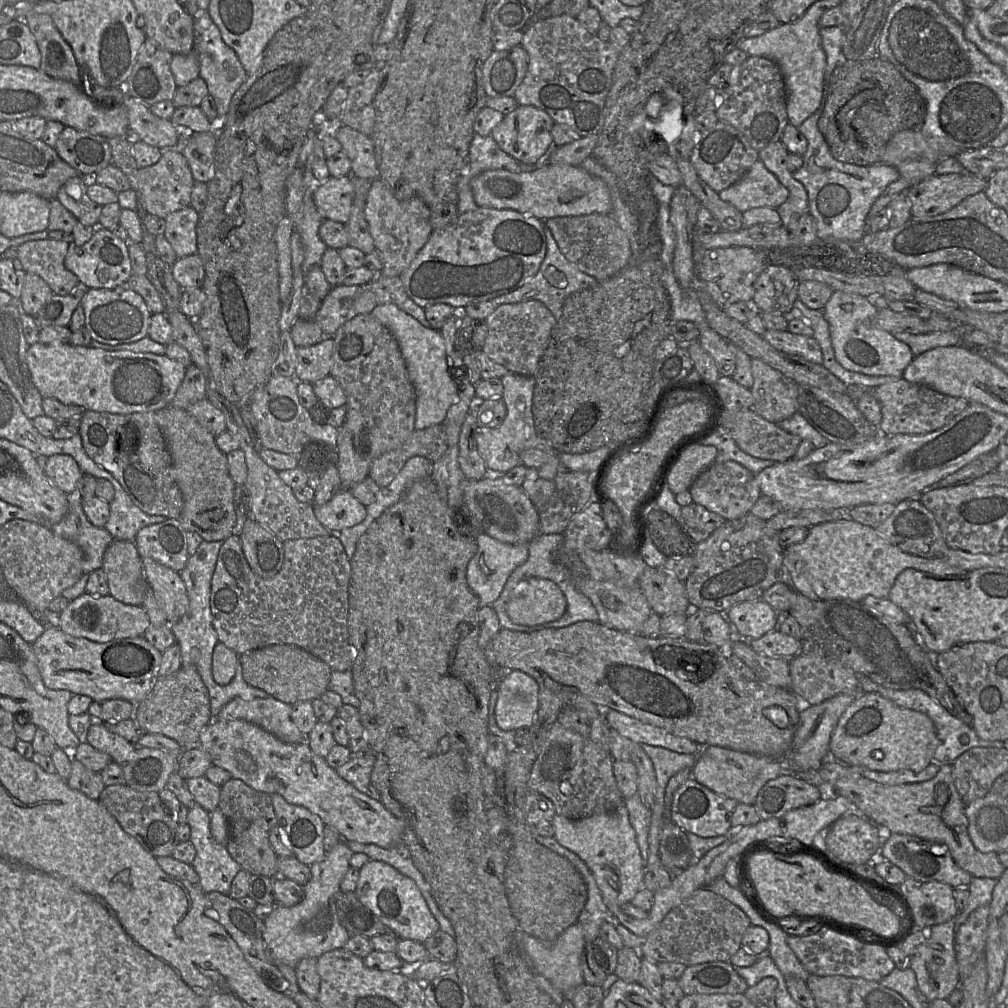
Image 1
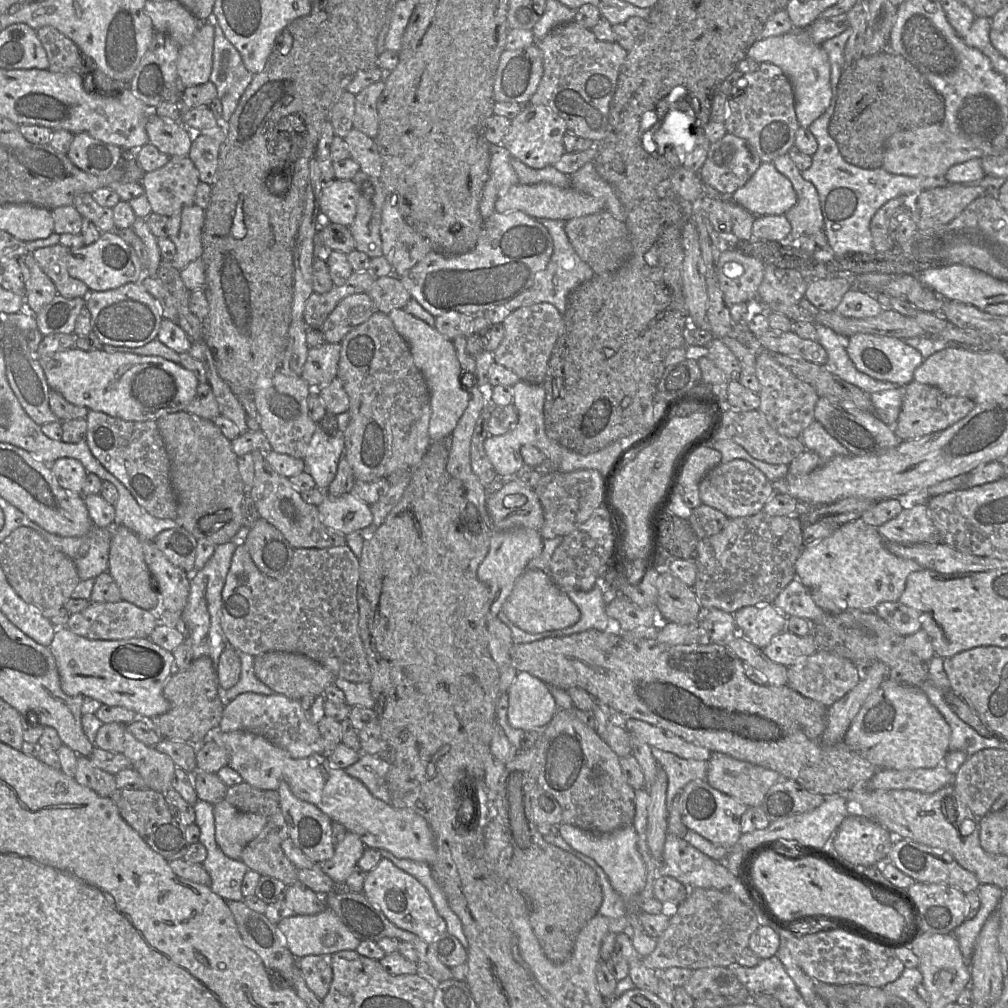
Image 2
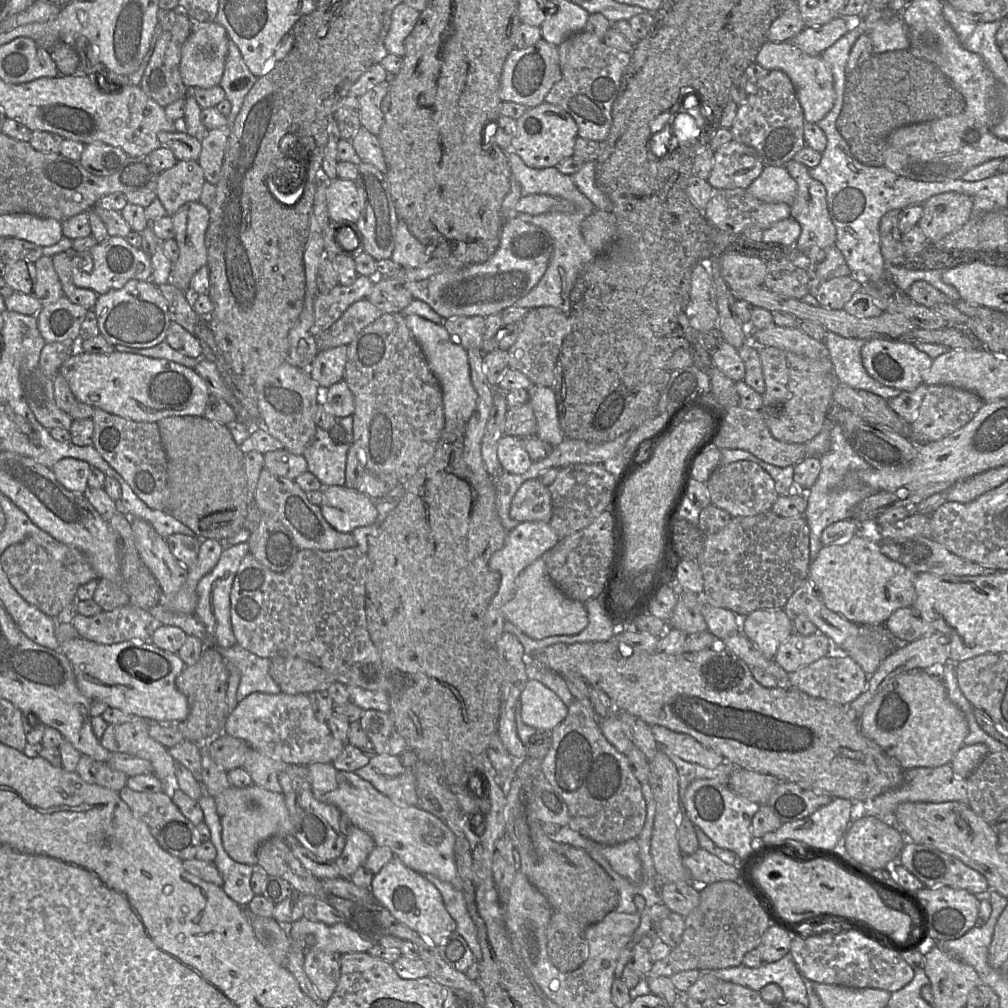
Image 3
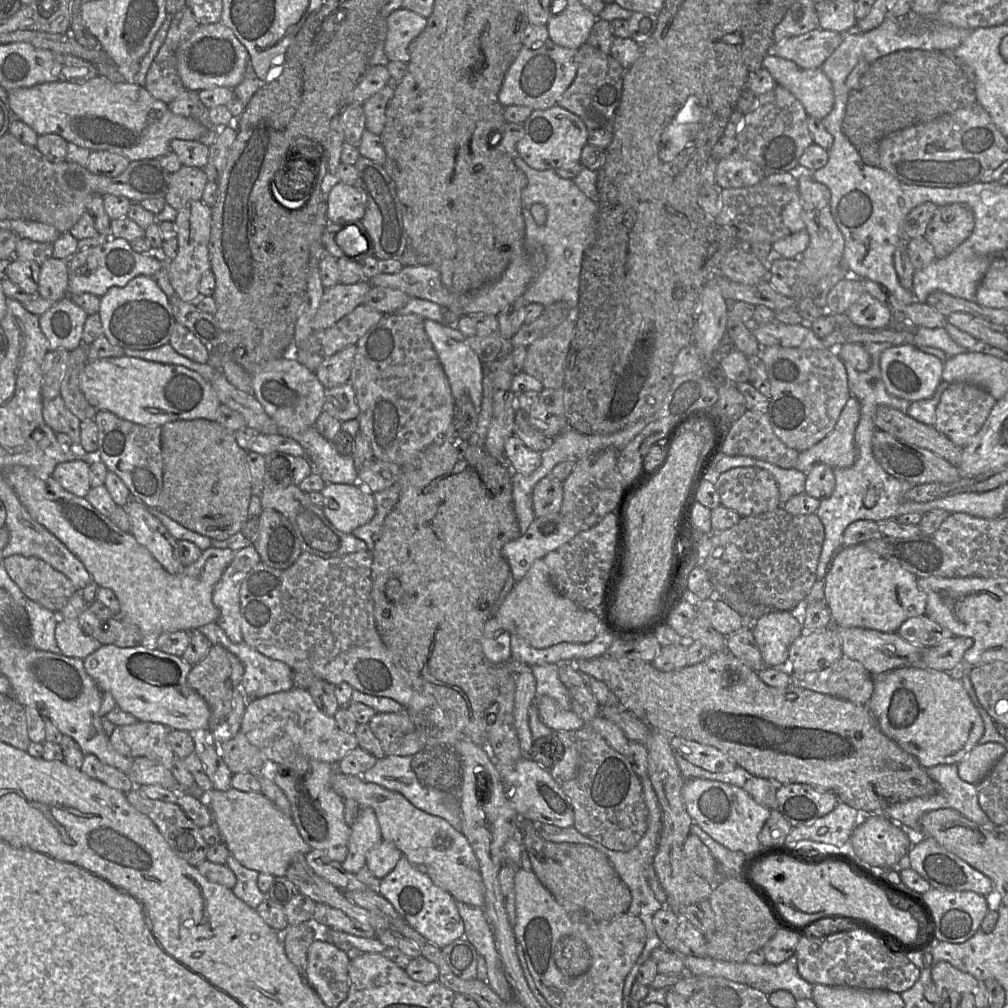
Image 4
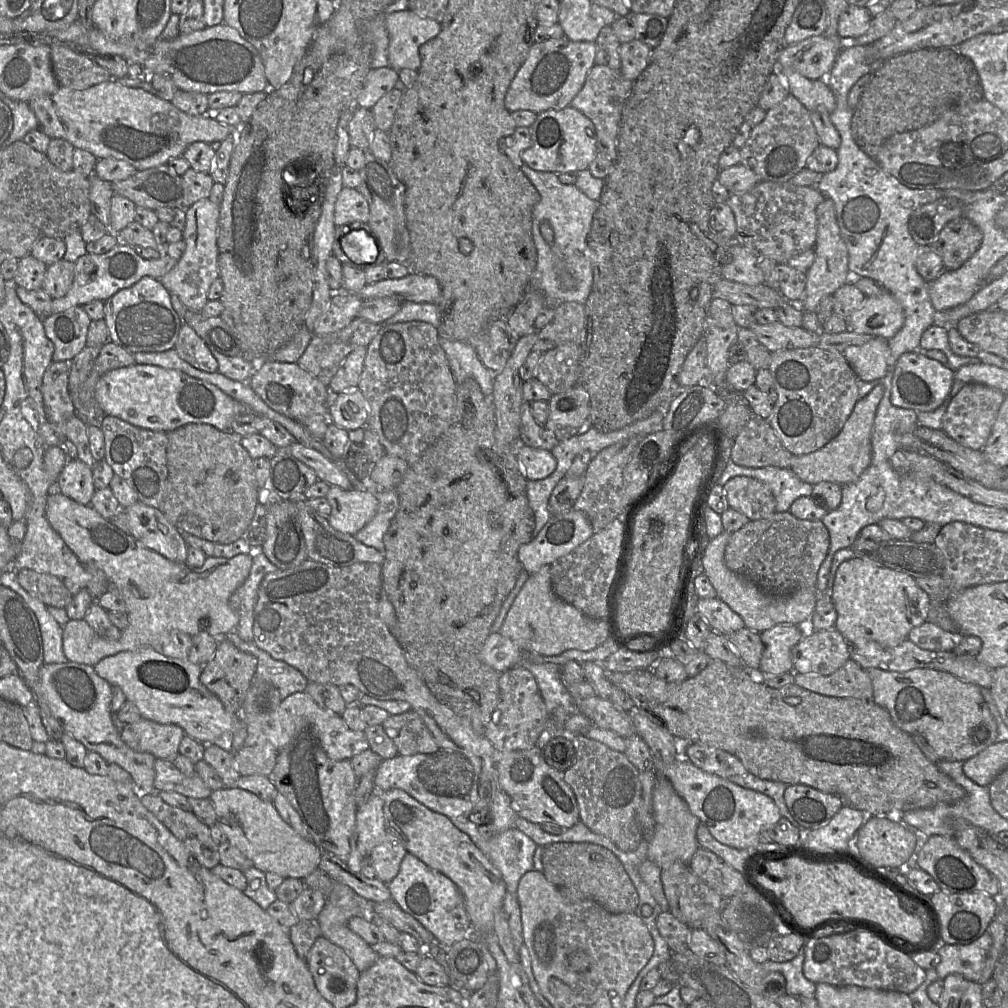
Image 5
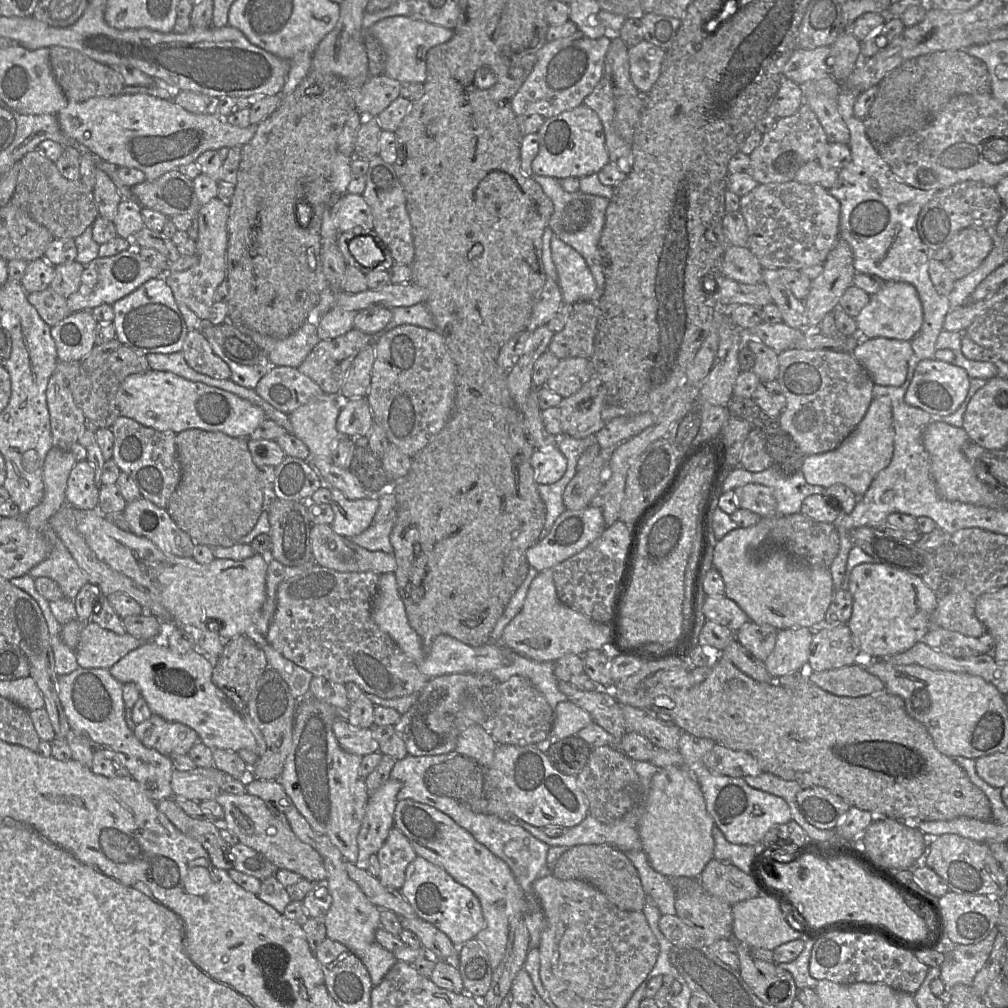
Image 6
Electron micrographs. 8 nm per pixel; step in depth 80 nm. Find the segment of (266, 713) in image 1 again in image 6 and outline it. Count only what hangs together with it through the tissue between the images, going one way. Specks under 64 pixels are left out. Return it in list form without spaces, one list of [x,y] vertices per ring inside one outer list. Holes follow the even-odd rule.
[[[339,715],[333,722],[333,732],[341,748],[348,753],[364,756],[379,752],[371,728],[354,727]]]

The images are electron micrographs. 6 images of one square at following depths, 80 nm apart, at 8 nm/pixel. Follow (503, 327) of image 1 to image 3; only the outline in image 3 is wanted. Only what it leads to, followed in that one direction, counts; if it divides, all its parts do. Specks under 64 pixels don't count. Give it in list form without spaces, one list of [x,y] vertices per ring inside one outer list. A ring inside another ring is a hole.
[[[543,306],[529,309],[522,319],[523,328],[515,343],[507,350],[508,367],[524,373],[534,385],[551,387],[563,340],[571,328],[571,320],[561,310]]]

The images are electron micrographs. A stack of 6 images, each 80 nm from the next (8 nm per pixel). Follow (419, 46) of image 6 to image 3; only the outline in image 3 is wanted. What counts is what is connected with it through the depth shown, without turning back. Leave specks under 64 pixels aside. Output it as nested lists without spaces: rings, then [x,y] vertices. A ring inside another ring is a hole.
[[[401,2],[393,9],[389,30],[384,39],[384,46],[388,53],[403,57],[404,40],[412,31],[419,15],[420,12],[404,2]]]

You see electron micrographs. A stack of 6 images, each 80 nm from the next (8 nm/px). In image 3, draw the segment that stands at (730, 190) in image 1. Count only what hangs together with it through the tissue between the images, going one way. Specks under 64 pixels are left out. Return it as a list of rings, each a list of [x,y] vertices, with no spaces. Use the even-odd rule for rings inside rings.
[[[764,166],[760,176],[746,188],[746,191],[767,203],[792,205],[797,196],[797,183],[785,167]]]

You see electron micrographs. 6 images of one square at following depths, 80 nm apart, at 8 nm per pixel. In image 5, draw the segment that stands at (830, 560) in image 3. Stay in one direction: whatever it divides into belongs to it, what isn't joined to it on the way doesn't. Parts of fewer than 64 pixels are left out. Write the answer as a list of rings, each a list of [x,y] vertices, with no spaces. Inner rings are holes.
[[[857,556],[846,560],[838,567],[832,588],[831,598],[837,611],[835,628],[853,644],[876,641],[884,647],[895,647],[908,639],[910,631],[927,621],[931,604],[930,596],[922,590],[916,580],[906,573],[878,565],[874,561]]]

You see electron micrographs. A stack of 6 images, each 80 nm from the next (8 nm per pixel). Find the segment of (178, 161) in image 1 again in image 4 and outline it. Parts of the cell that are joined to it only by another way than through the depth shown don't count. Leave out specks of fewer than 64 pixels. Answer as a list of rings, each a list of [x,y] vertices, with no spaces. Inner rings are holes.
[[[182,165],[178,171],[171,174],[165,203],[178,211],[190,201],[200,201],[207,183],[203,169]]]

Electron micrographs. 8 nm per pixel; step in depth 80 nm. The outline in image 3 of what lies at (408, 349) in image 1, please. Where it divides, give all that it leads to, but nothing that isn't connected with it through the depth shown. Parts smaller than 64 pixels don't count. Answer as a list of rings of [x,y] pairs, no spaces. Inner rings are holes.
[[[416,314],[404,317],[408,328],[421,346],[429,368],[440,383],[443,394],[445,434],[455,434],[456,438],[460,438],[477,402],[467,350],[446,330],[443,323],[436,324]]]

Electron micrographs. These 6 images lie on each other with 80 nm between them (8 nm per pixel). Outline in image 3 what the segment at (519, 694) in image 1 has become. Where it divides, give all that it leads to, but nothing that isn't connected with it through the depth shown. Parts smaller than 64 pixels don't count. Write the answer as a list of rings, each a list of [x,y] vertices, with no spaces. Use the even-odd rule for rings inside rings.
[[[529,679],[521,692],[518,714],[528,726],[540,732],[552,731],[567,716],[568,707],[548,687]]]

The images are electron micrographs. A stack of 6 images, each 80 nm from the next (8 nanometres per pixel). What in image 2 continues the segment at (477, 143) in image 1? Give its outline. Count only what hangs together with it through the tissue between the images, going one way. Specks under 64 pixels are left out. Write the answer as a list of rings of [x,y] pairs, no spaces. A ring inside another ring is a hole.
[[[489,144],[490,165],[489,179],[484,186],[480,201],[481,215],[486,219],[495,209],[496,200],[504,195],[510,187],[520,183],[514,171],[510,152],[502,144]]]

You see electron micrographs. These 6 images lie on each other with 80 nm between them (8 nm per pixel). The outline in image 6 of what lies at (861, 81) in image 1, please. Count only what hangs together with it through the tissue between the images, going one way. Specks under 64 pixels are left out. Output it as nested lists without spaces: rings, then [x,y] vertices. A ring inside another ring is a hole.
[[[946,50],[903,62],[890,71],[876,89],[876,97],[863,124],[869,140],[879,151],[890,140],[925,127],[952,97],[989,93],[991,77],[981,59],[969,55],[965,50]]]

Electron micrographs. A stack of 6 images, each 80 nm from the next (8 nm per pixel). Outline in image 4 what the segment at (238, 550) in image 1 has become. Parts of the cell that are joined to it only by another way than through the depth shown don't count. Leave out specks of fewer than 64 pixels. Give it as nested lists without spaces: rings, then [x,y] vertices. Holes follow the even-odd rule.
[[[369,551],[327,559],[302,552],[296,562],[286,569],[258,563],[245,574],[239,590],[239,622],[243,641],[263,655],[286,663],[294,671],[311,673],[333,685],[348,683],[365,694],[394,699],[409,714],[421,712],[426,706],[426,698],[413,688],[408,673],[395,662],[377,631],[371,598],[371,565]]]

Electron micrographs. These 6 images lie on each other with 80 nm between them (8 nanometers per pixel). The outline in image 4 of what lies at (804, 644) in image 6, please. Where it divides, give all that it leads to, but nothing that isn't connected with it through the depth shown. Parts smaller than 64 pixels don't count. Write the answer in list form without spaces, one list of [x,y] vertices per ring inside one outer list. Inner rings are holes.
[[[767,611],[750,625],[768,667],[787,668],[789,646],[802,635],[802,615],[797,611]]]

